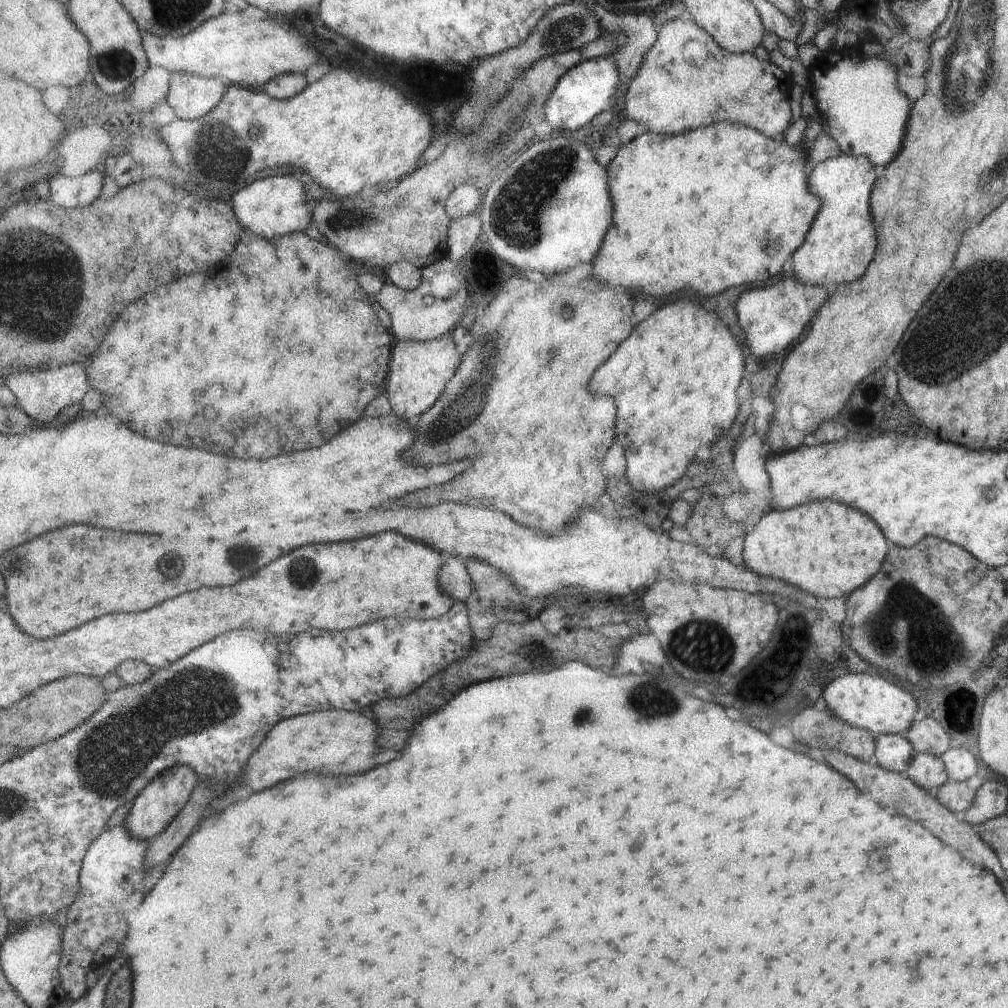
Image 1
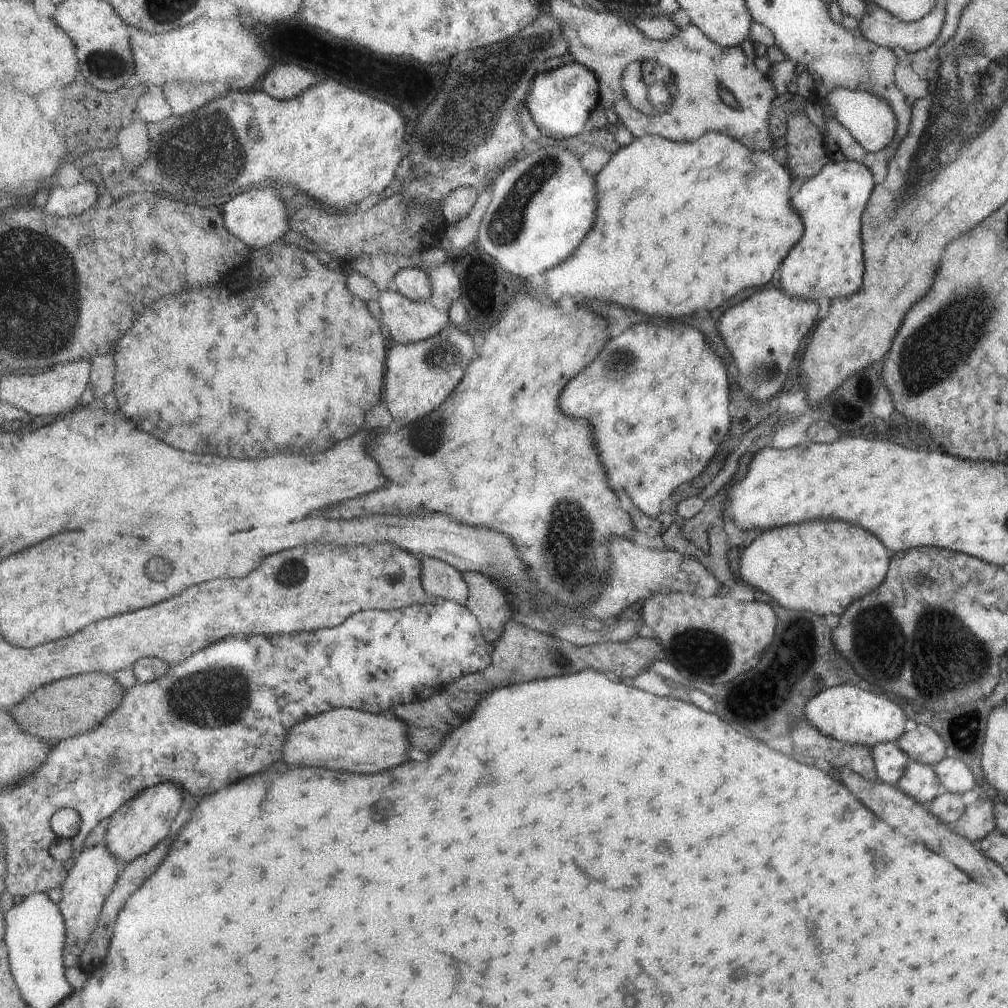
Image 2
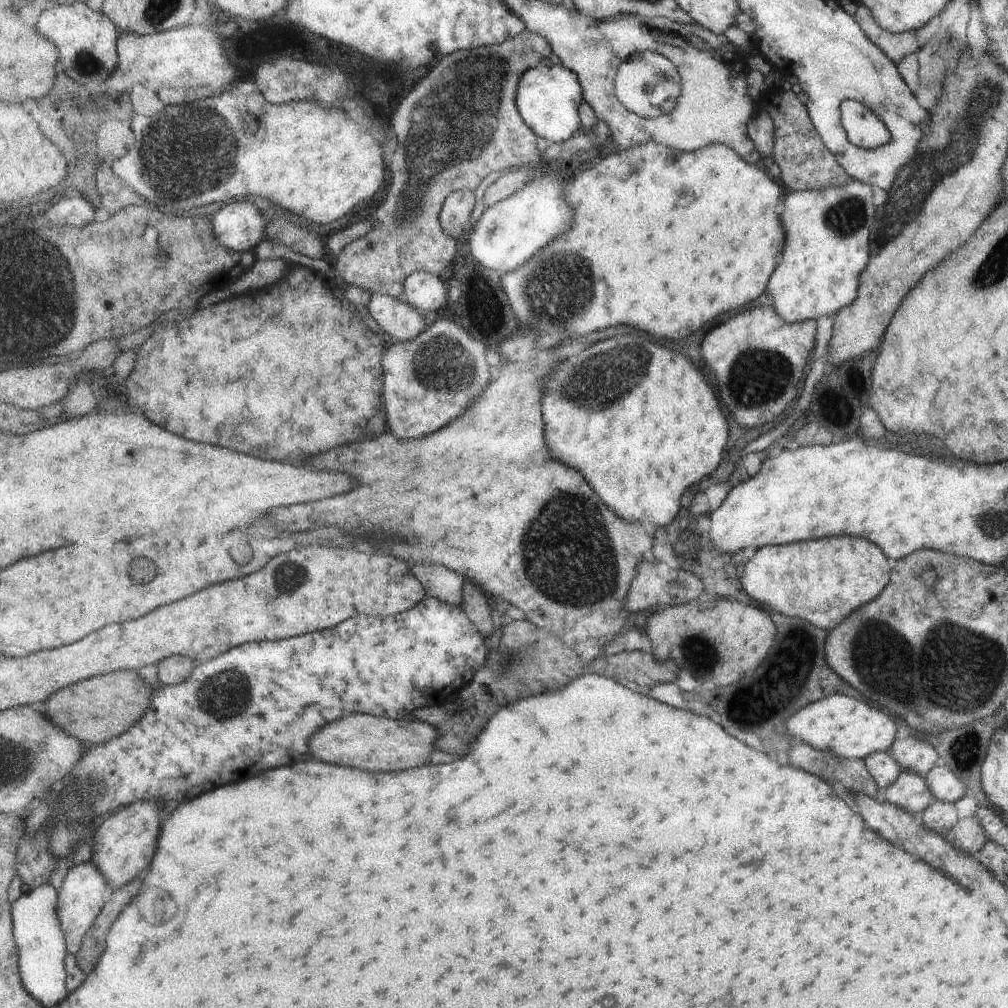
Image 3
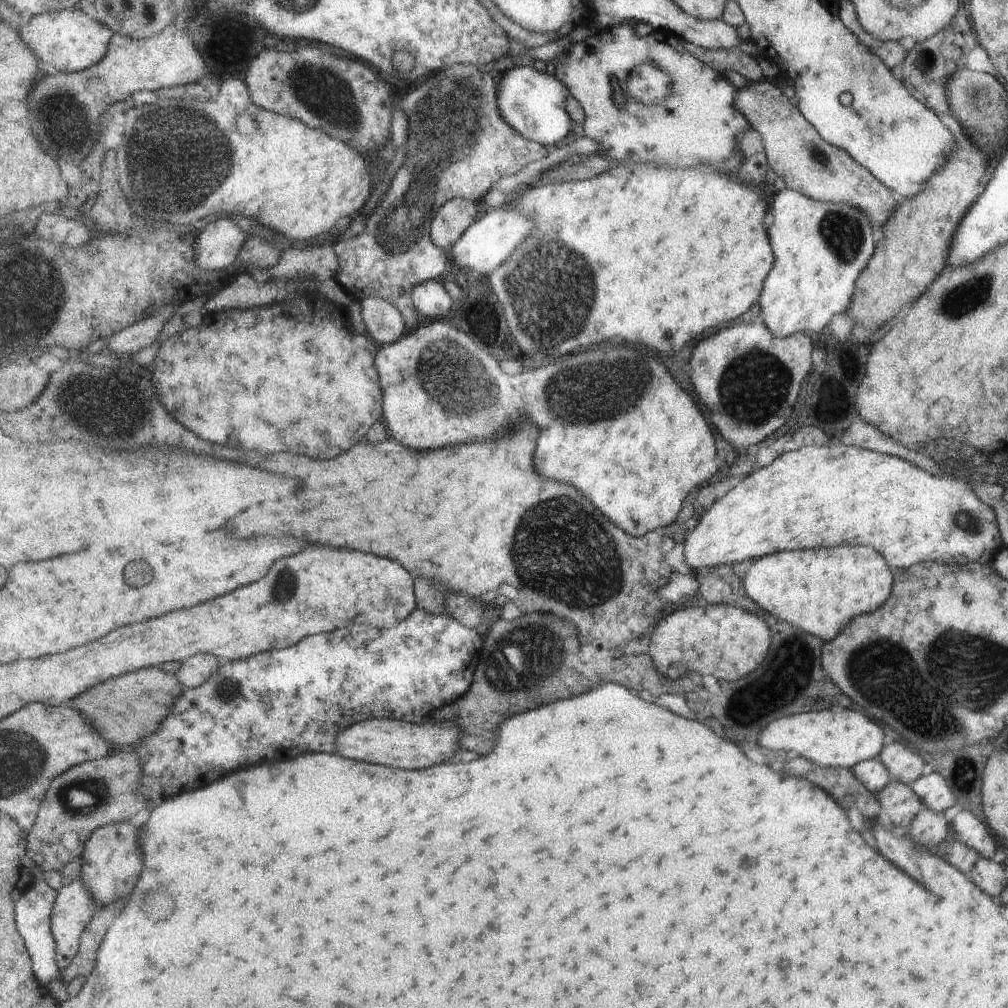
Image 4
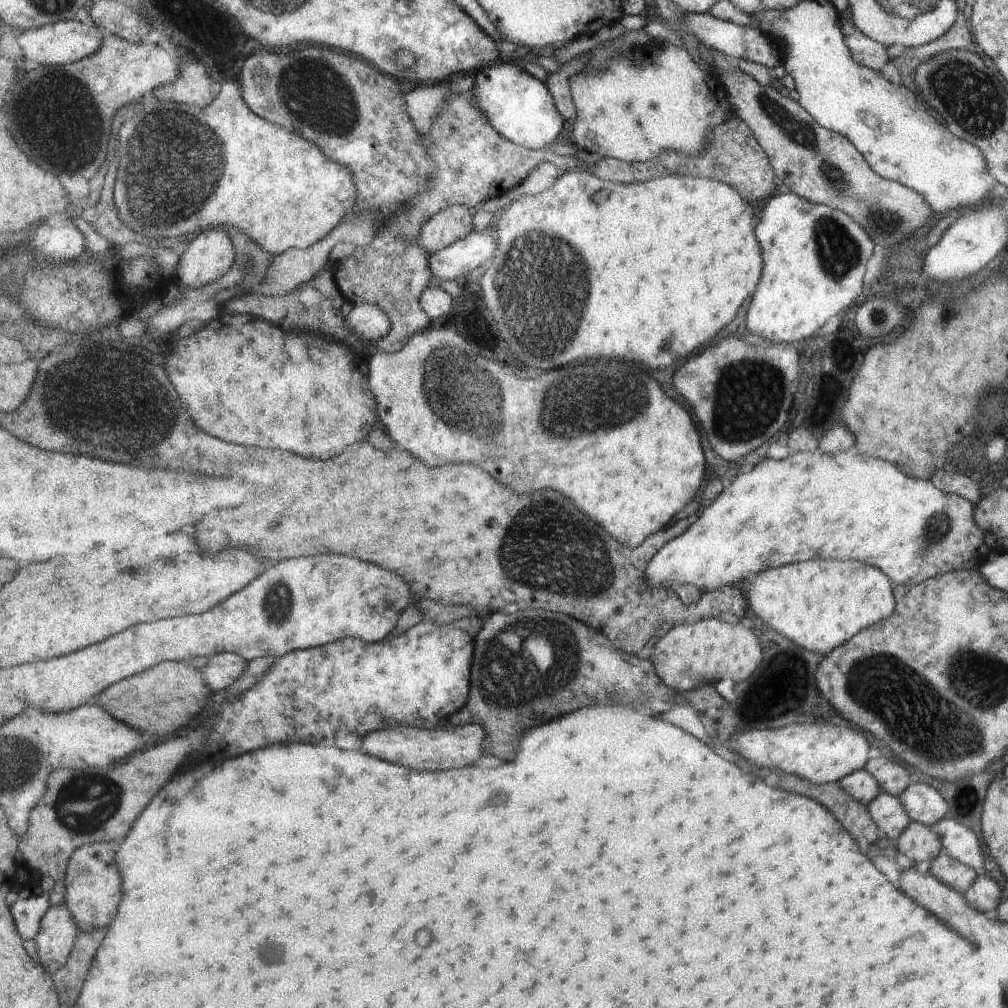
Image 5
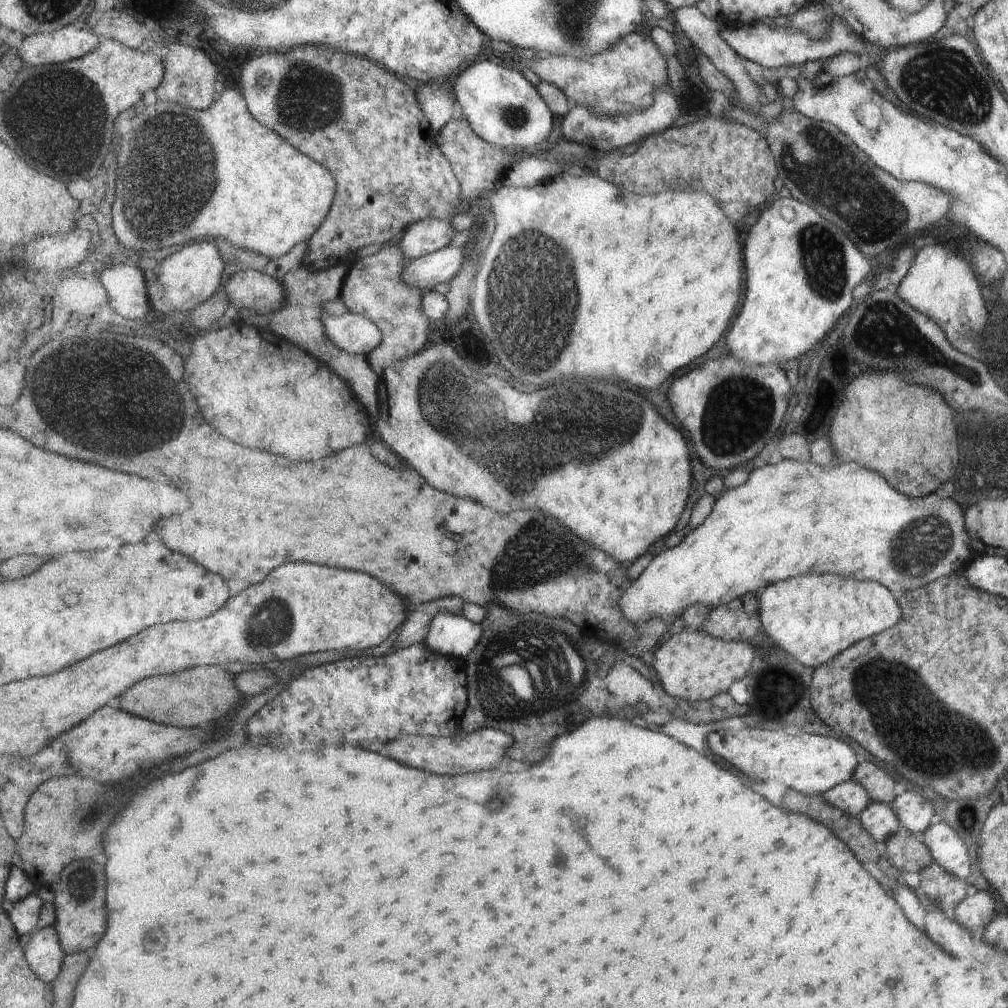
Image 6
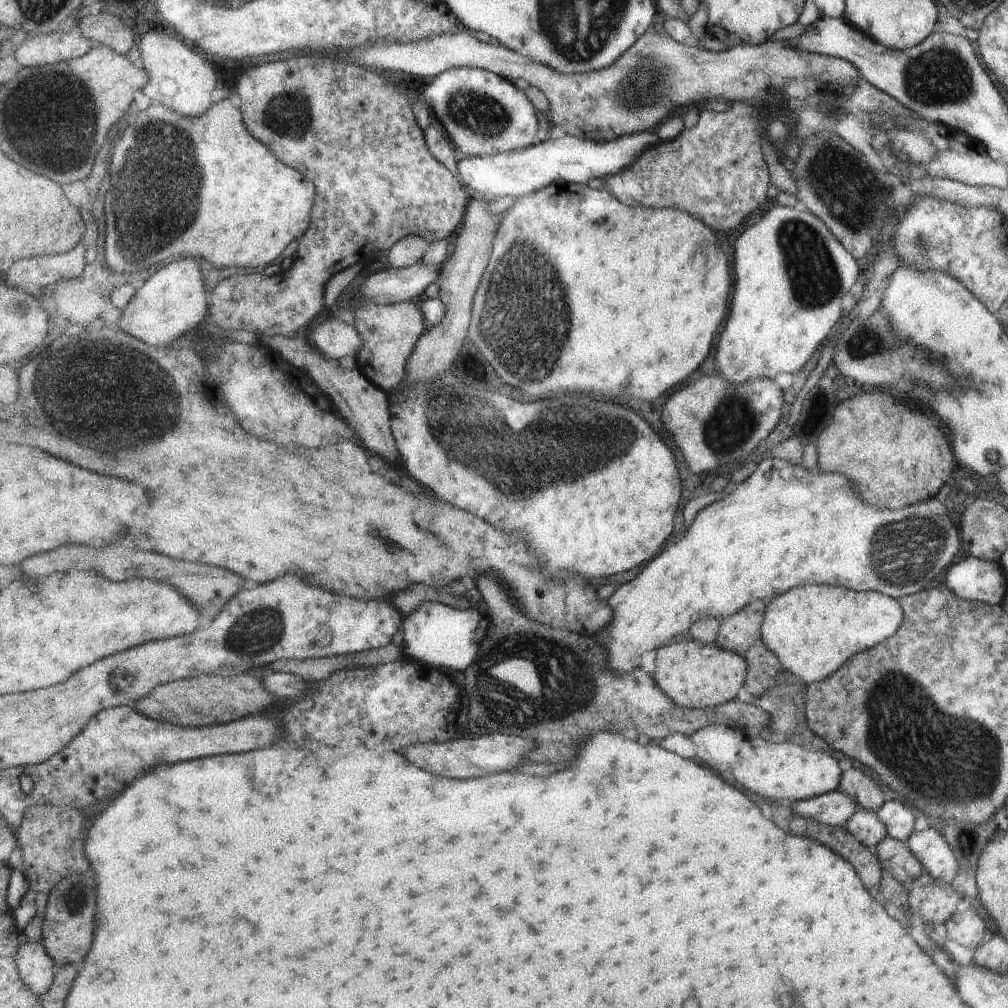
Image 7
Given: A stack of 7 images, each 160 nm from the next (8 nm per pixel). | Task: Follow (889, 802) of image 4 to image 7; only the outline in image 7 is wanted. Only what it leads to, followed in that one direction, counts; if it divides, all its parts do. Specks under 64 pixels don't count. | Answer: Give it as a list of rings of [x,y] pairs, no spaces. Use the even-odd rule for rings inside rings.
[[[857,808],[843,828],[870,850],[886,837],[884,824],[876,817],[875,812],[861,808]]]

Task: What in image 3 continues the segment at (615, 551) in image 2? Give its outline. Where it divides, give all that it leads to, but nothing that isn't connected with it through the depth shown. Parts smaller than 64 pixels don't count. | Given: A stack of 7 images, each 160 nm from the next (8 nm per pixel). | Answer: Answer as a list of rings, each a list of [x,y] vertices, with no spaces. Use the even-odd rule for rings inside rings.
[[[642,563],[637,578],[632,582],[628,594],[627,606],[629,612],[655,608],[659,604],[675,605],[690,604],[691,600],[697,600],[703,590],[710,590],[710,578],[698,578],[691,570],[674,569],[667,563]]]

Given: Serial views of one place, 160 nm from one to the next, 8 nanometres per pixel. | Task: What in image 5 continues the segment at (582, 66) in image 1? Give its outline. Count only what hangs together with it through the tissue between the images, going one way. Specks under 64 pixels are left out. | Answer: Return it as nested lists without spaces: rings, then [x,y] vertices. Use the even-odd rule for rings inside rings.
[[[509,60],[487,64],[478,71],[471,94],[493,128],[521,146],[530,149],[549,148],[563,132],[565,118],[557,108],[556,98],[547,83],[533,78]]]

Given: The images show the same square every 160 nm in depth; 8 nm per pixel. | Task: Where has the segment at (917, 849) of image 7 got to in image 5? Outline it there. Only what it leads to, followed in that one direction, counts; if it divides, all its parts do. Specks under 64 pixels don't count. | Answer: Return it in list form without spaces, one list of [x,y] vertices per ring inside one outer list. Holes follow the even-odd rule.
[[[943,818],[930,827],[940,842],[942,854],[974,871],[983,866],[981,846],[974,832],[954,820]]]

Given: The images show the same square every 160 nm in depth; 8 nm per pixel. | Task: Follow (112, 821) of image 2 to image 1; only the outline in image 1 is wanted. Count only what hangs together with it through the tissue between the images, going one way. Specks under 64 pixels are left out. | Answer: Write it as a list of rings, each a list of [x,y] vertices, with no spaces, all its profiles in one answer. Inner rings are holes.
[[[185,765],[171,767],[161,773],[151,784],[148,784],[148,787],[136,798],[133,806],[129,809],[126,821],[123,822],[127,826],[128,832],[145,841],[161,834],[168,828],[173,818],[185,808],[185,804],[189,802],[199,781],[196,772]]]

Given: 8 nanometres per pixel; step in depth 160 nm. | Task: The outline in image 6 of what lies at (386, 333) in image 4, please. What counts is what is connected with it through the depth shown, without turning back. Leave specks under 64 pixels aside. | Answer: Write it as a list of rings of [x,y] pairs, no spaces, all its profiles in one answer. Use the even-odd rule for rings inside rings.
[[[351,312],[338,317],[323,313],[321,322],[326,338],[349,354],[367,356],[379,348],[384,337],[372,320]]]

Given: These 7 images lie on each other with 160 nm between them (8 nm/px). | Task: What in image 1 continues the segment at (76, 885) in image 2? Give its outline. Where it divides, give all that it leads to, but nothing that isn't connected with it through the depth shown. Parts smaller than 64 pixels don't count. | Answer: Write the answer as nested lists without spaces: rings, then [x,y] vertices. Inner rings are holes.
[[[121,824],[109,831],[105,830],[89,847],[80,872],[80,892],[76,901],[66,912],[63,952],[58,966],[62,976],[62,986],[68,994],[68,998],[78,999],[85,996],[89,989],[87,974],[97,966],[95,958],[97,949],[105,941],[115,941],[120,948],[122,947],[123,938],[125,938],[125,935],[123,935],[123,919],[131,908],[139,906],[144,901],[145,894],[149,894],[151,888],[161,878],[159,876],[150,876],[147,863],[144,862],[147,858],[149,845],[150,843],[147,843],[144,839],[138,839],[131,835],[127,826]]]

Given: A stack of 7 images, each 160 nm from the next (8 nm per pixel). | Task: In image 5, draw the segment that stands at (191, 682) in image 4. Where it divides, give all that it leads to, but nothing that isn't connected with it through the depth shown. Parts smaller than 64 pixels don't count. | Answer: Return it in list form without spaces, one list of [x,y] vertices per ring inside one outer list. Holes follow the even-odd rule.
[[[219,653],[210,657],[201,668],[204,679],[213,691],[223,693],[232,687],[248,669],[248,661],[235,653]]]

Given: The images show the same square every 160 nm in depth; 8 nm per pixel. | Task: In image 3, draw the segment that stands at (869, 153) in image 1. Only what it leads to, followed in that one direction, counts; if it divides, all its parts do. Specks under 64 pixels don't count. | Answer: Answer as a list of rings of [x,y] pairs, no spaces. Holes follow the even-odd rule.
[[[845,99],[839,103],[839,110],[843,134],[853,146],[870,149],[889,140],[885,125],[863,103]]]

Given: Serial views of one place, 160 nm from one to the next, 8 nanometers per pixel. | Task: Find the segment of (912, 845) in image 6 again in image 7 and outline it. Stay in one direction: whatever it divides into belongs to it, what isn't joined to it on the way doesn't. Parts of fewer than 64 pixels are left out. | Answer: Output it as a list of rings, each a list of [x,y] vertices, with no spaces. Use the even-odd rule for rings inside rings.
[[[886,836],[872,851],[878,858],[884,874],[891,876],[895,884],[902,882],[905,878],[916,879],[924,873],[921,863],[901,841]]]

